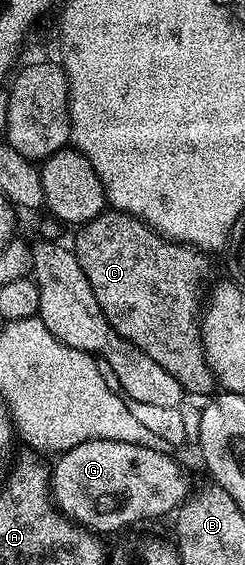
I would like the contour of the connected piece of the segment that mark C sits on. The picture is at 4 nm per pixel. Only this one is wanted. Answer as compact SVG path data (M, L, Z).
M113 208L98 214L79 230L82 231L79 232L74 244L72 243L72 251L92 286L96 301L103 309L108 324L124 340L131 341L145 355L160 364L165 372L174 376L187 395L213 395L216 390L214 369L208 364L206 349L202 343L204 299L208 294L206 281L210 278L210 262L206 258L209 257L197 246L171 242L150 229L141 218L134 218Z

